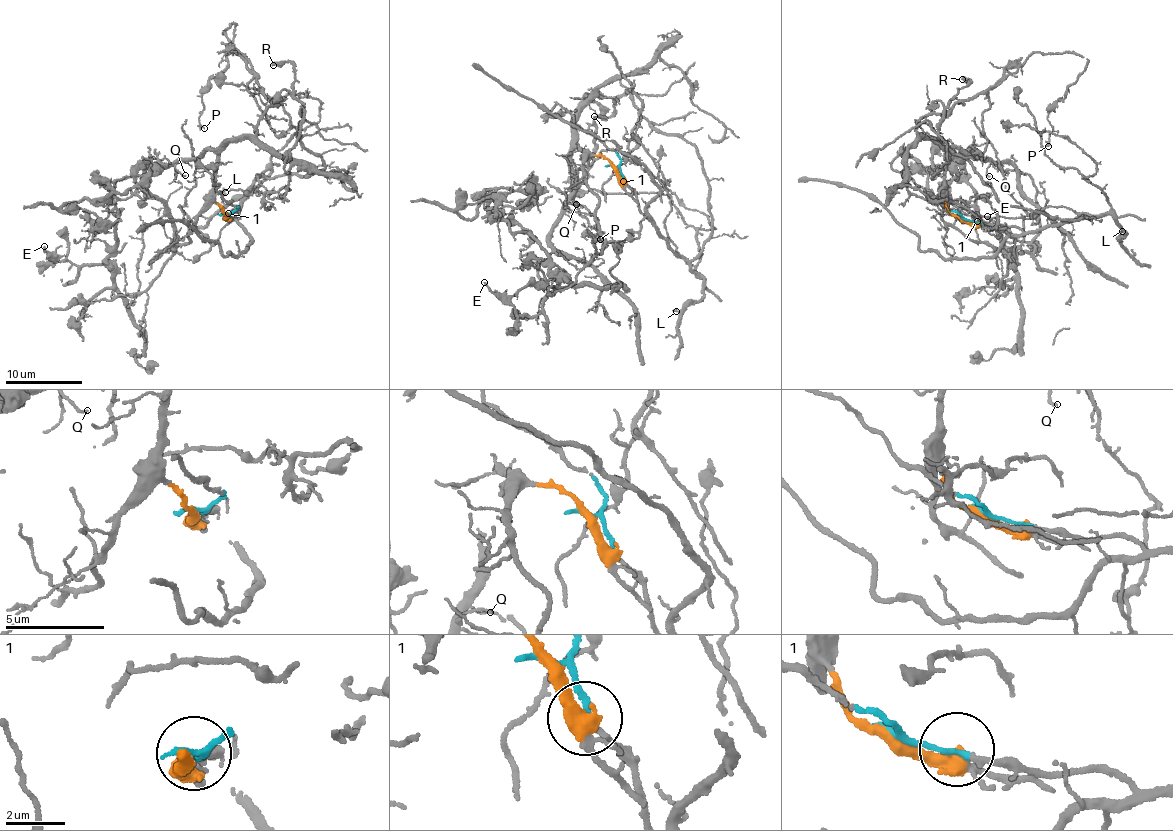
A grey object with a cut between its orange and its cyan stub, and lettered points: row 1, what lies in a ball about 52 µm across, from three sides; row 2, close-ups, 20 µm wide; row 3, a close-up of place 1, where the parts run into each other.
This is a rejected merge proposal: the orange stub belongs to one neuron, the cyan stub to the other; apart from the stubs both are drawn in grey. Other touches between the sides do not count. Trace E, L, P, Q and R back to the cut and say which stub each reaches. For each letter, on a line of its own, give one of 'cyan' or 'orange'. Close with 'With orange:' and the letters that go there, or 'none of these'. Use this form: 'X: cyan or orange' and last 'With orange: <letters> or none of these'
E: orange
L: cyan
P: orange
Q: orange
R: cyan
With orange: E, P, Q

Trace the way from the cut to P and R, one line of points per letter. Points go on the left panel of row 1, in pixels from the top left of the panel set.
P: (226, 214), (216, 155), (256, 133), (271, 101), (222, 32), (235, 24), (205, 129)
R: (226, 214), (237, 211), (255, 180), (324, 171), (296, 132), (302, 104), (295, 98), (292, 64), (272, 65)

